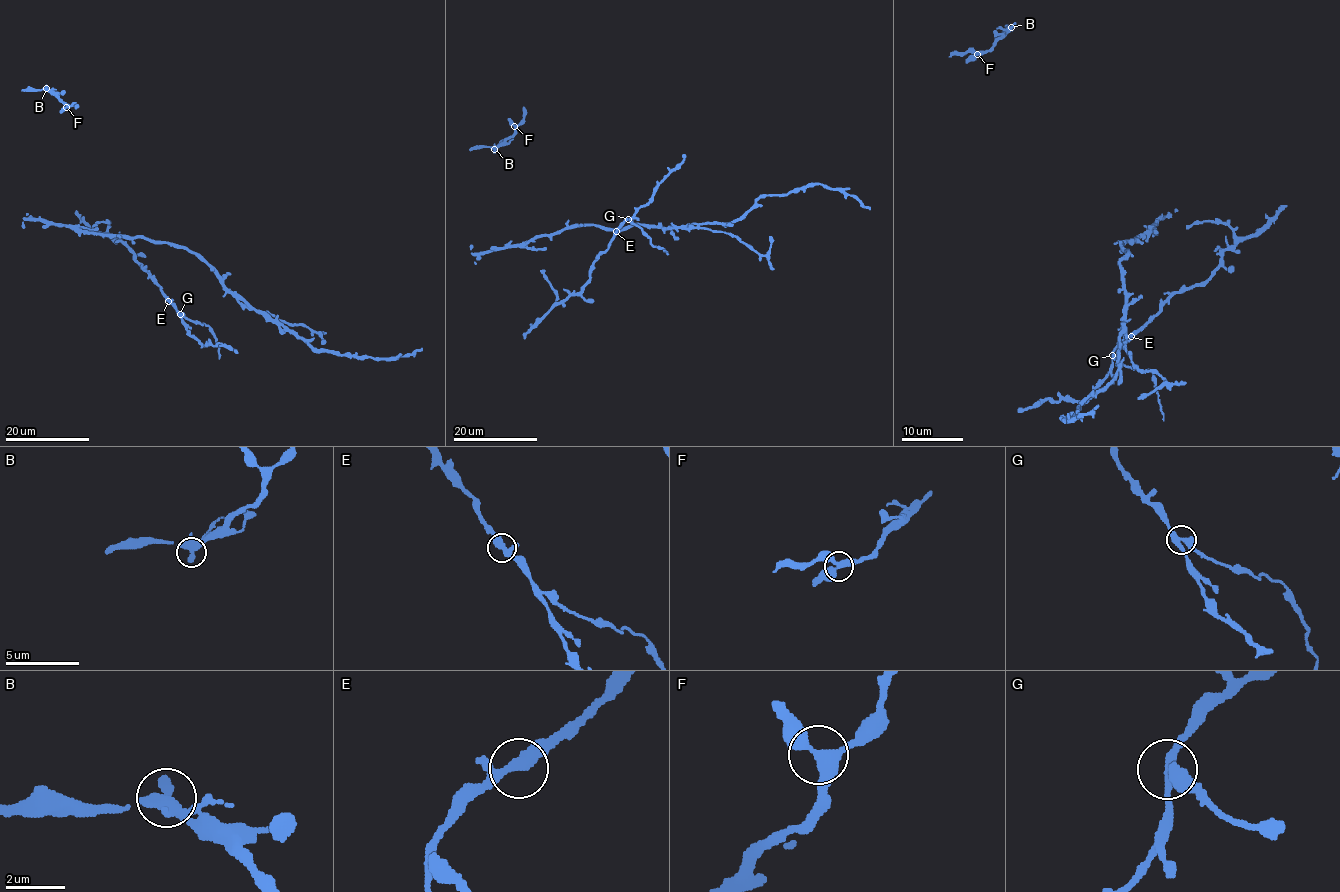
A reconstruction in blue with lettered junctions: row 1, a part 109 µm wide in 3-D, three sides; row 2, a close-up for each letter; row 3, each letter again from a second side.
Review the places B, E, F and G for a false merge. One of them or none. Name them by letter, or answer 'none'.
G

